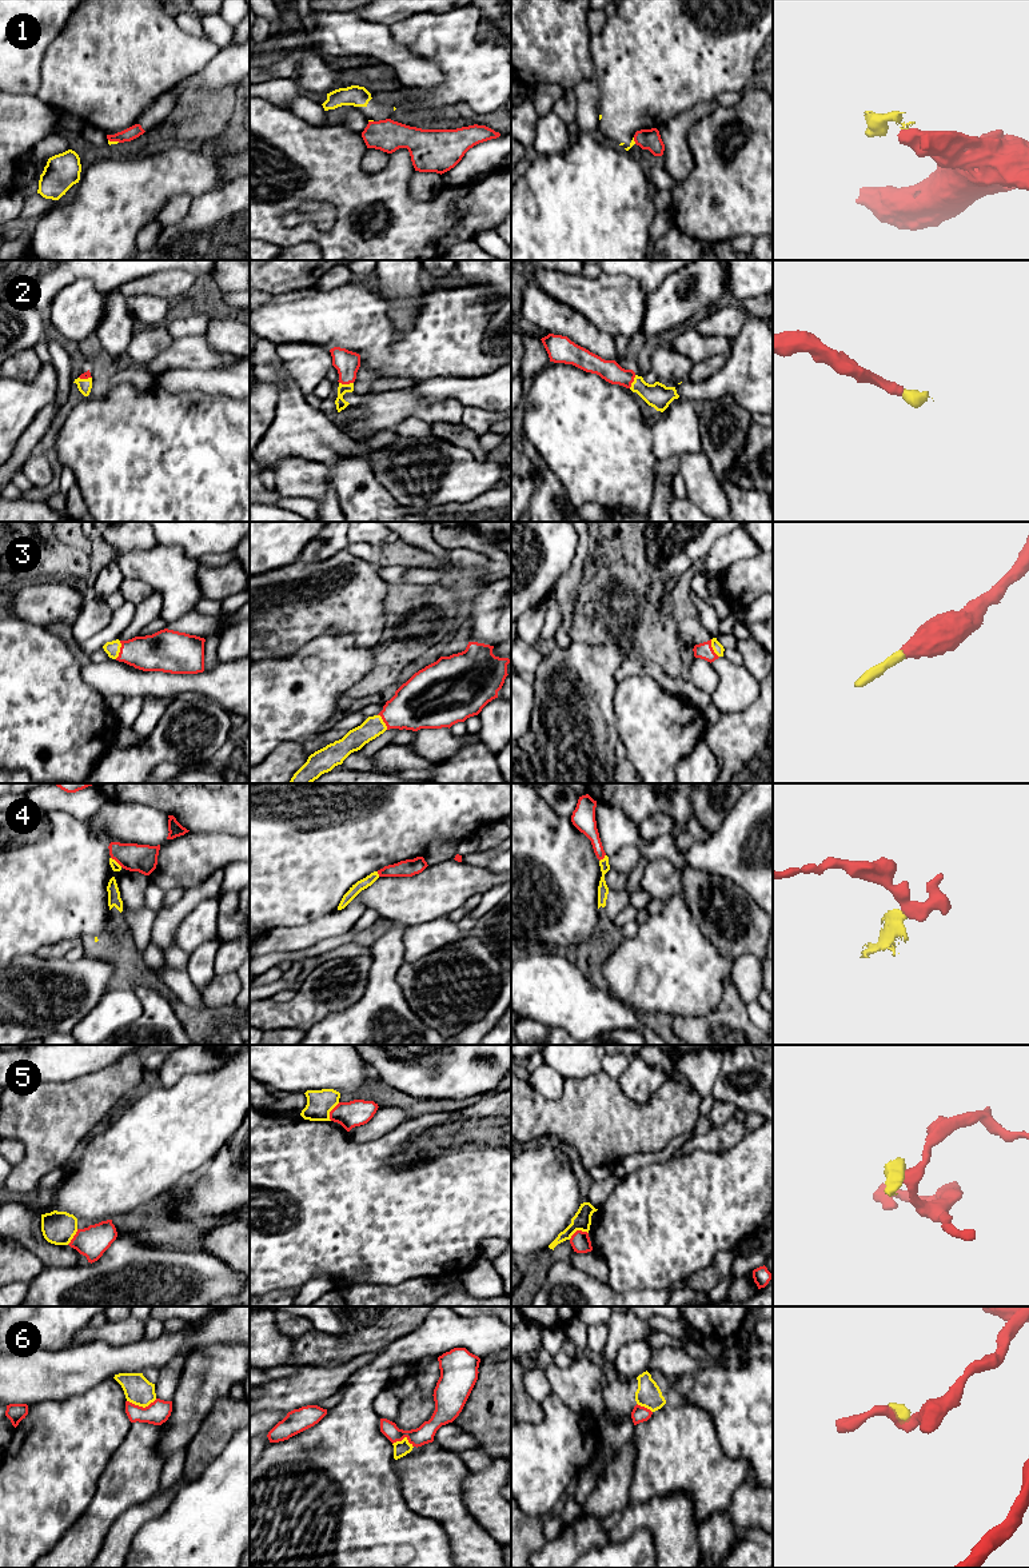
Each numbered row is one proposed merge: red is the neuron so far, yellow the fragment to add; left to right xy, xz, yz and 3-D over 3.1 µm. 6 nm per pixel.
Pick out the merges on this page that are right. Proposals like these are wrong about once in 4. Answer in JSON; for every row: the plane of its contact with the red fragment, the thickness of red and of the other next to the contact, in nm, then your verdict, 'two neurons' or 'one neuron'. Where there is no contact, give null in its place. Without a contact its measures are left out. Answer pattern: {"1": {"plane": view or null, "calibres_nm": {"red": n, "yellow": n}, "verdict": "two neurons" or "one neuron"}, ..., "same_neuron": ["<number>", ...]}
{"1": {"plane": "xy", "calibres_nm": {"red": 80, "yellow": 20}, "verdict": "two neurons"}, "2": {"plane": "xz", "calibres_nm": {"red": 150, "yellow": 70}, "verdict": "one neuron"}, "3": {"plane": "xy", "calibres_nm": {"red": 240, "yellow": 90}, "verdict": "one neuron"}, "4": {"plane": "yz", "calibres_nm": {"red": 130, "yellow": 60}, "verdict": "two neurons"}, "5": {"plane": "yz", "calibres_nm": {"red": 120, "yellow": 110}, "verdict": "two neurons"}, "6": {"plane": "xy", "calibres_nm": {"red": 140, "yellow": 170}, "verdict": "two neurons"}, "same_neuron": ["2", "3"]}

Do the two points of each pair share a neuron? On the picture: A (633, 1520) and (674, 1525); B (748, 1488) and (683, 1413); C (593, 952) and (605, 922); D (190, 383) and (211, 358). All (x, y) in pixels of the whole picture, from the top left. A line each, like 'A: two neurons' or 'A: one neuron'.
A: one neuron
B: two neurons
C: one neuron
D: two neurons

